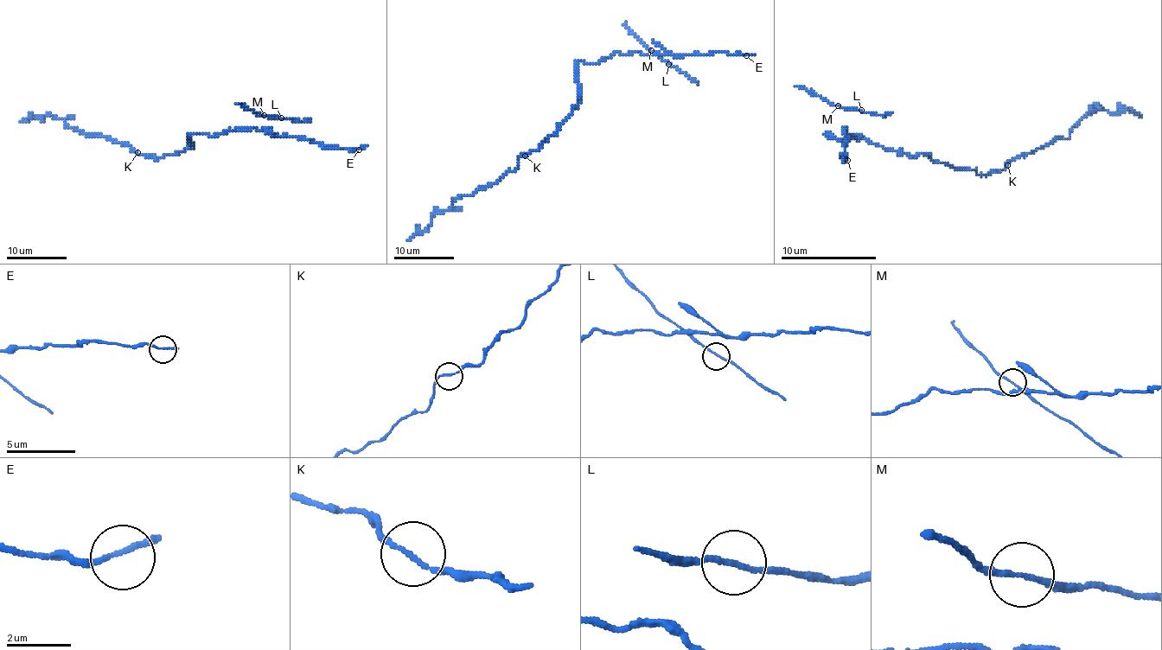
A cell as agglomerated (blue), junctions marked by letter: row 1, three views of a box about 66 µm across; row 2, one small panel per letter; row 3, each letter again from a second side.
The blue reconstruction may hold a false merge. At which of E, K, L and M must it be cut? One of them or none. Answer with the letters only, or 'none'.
none

